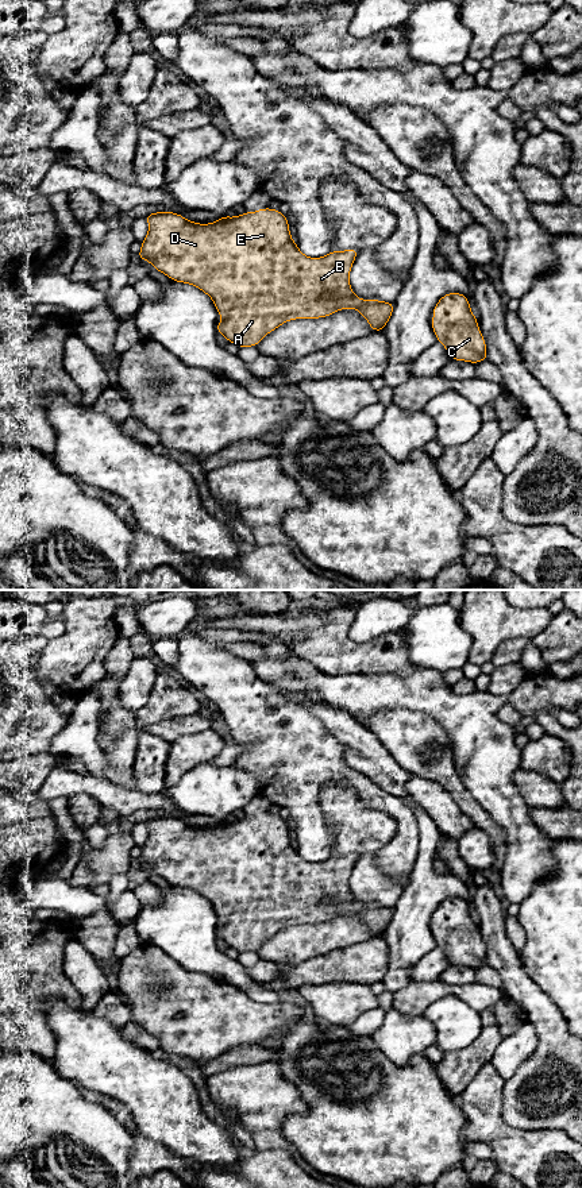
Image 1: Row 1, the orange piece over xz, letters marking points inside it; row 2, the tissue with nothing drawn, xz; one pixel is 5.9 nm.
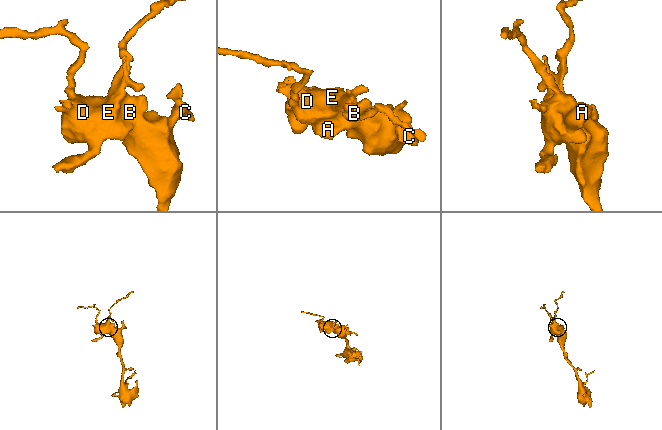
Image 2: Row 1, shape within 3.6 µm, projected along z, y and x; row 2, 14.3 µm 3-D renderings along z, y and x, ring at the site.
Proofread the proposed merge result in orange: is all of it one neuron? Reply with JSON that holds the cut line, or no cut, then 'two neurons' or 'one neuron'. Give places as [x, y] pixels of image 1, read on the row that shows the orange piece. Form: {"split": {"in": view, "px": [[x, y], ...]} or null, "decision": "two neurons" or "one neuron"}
{"split": null, "decision": "one neuron"}

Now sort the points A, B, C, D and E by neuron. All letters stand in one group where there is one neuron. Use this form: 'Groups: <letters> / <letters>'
Groups: A B C D E

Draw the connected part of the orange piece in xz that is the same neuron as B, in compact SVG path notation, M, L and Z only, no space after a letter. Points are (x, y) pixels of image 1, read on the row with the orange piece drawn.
M263 208L235 217L221 216L208 224L190 221L176 212L155 212L143 217L149 221L149 232L140 243L142 248L136 255L139 261L149 261L170 279L194 285L207 293L224 319L216 324L217 333L240 348L257 347L266 333L296 319L320 319L340 309L358 309L371 331L382 332L393 313L394 302L362 300L354 294L348 277L359 250L331 251L321 258L309 258L298 250L290 236L288 219L278 209Z

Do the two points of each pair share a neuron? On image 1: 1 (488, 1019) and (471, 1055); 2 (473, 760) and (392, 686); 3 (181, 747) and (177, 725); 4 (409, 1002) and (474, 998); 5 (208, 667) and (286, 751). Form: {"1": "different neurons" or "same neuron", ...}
{"1": "same neuron", "2": "same neuron", "3": "different neurons", "4": "same neuron", "5": "same neuron"}

